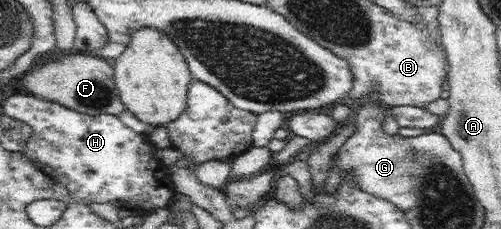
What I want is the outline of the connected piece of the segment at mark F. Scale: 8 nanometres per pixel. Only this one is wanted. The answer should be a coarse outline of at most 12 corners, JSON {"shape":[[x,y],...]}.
{"shape":[[68,54],[24,73],[28,95],[89,115],[125,110],[113,67]]}

